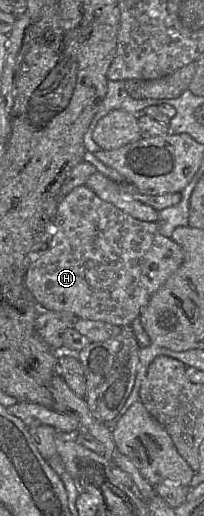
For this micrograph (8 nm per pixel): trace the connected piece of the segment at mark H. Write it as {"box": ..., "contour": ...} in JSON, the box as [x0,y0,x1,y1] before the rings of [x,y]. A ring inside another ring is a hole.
{"box":[25,185,184,327],"contour":[[[85,185],[74,188],[60,199],[53,222],[53,237],[49,247],[45,251],[35,252],[34,256],[36,257],[30,263],[25,274],[25,286],[41,310],[66,311],[73,314],[76,318],[103,321],[118,327],[131,326],[133,320],[140,316],[142,308],[147,305],[151,295],[164,285],[167,279],[180,267],[184,259],[182,248],[171,238],[161,235],[156,222],[141,221],[133,218],[113,204],[99,198]]]}

